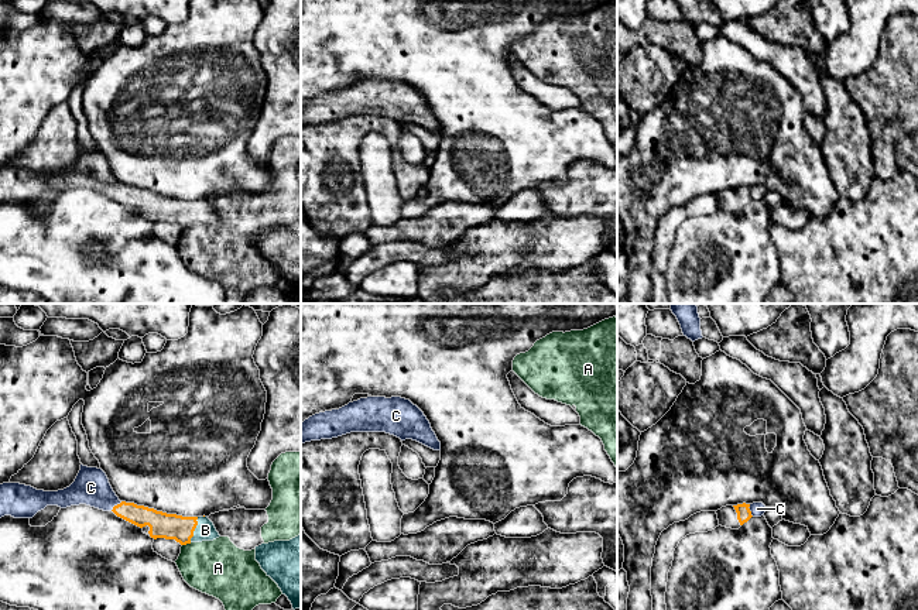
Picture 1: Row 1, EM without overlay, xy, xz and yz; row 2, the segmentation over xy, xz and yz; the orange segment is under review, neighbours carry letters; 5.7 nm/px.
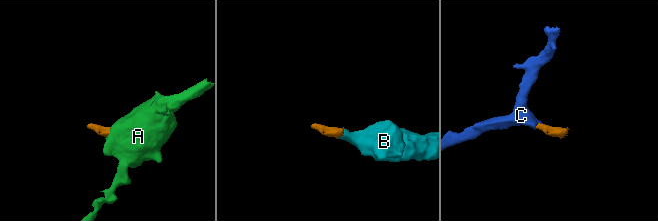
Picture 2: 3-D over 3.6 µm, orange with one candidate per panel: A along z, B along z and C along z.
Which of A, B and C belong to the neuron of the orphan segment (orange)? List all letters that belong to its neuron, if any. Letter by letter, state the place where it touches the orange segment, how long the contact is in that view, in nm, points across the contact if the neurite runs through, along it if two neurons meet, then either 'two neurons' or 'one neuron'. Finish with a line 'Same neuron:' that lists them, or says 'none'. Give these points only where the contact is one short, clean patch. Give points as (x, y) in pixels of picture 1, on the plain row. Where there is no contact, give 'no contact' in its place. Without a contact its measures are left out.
A: meets orange in xy at (187, 226); contact 60 nm long; border along xy (191, 226), (182, 229); two neurons
B: meets orange in xy at (194, 213); contact 150 nm long; runs through xy (165, 209), (194, 213), (205, 213); one neuron
C: meets orange in xy at (117, 188); contact 90 nm long; runs through xy (140, 199), (123, 194), (117, 188), (106, 184), (91, 171); one neuron
Same neuron: B, C

